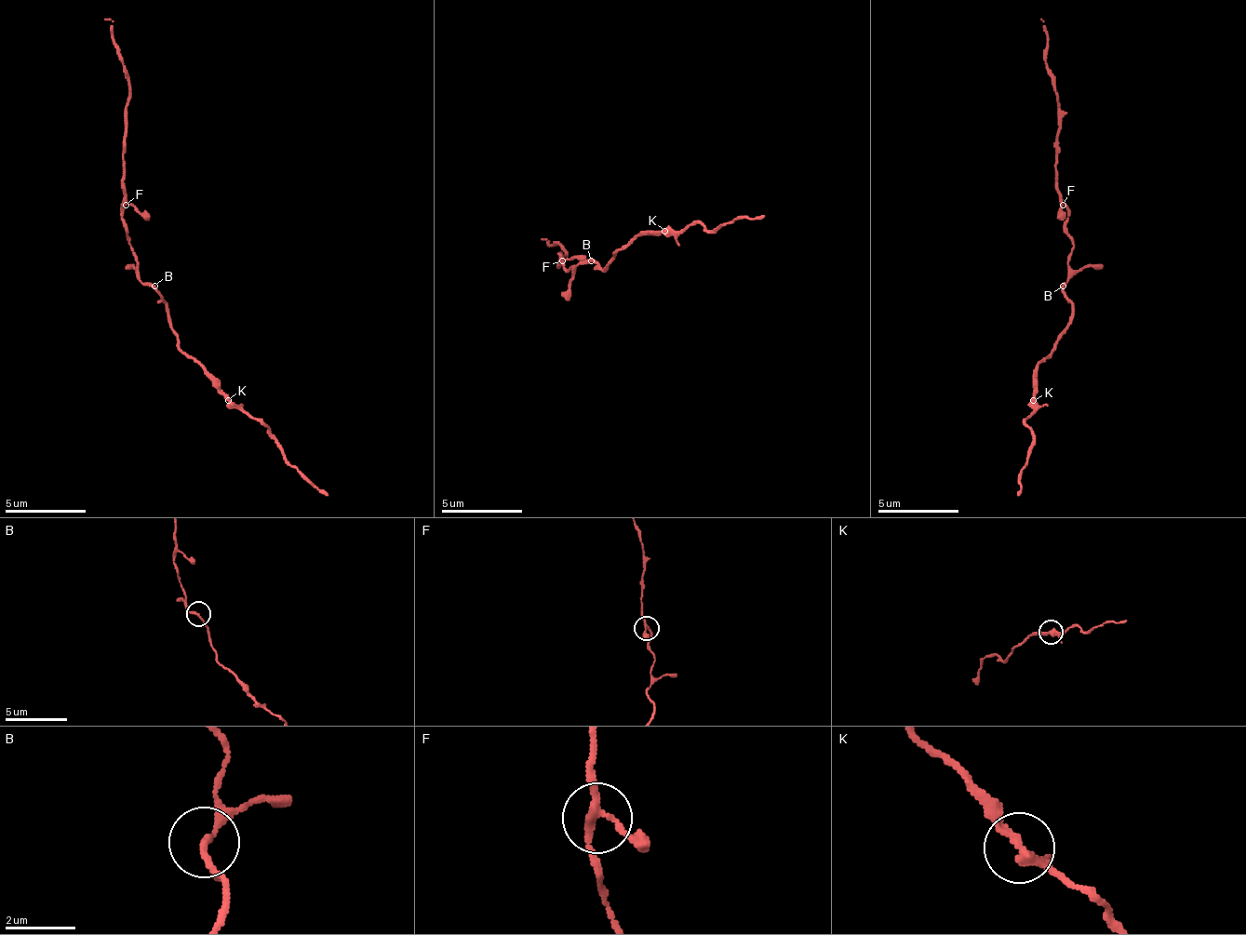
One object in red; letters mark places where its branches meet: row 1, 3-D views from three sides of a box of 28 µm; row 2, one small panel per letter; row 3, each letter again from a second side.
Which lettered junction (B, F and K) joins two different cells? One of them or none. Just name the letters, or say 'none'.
none

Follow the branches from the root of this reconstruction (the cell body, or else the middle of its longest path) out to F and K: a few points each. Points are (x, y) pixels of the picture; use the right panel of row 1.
F: (1066, 286), (1066, 258), (1070, 253), (1070, 237), (1066, 233), (1066, 208), (1063, 205)
K: (1066, 286), (1063, 294), (1070, 306), (1070, 322), (1058, 339), (1054, 351), (1038, 367), (1038, 391), (1034, 399)

